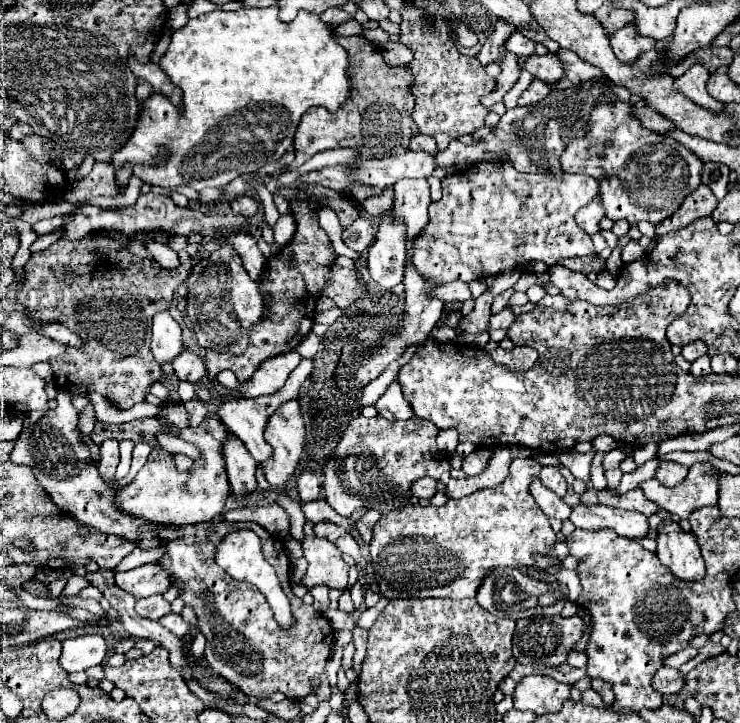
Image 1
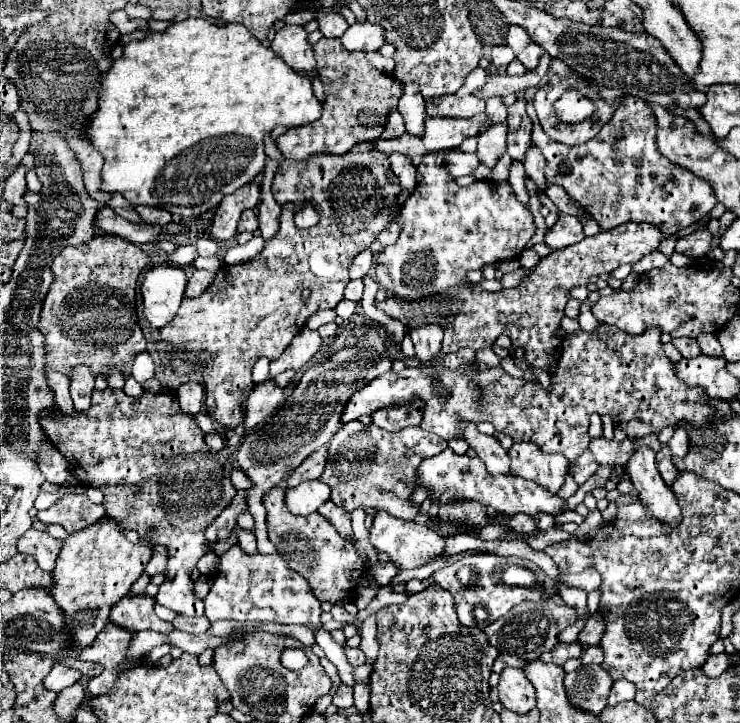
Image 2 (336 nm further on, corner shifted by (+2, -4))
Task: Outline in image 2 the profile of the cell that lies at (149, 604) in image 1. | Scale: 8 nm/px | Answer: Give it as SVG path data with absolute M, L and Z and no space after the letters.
M178 615L174 619L174 627L178 631L186 631L186 633L206 633L210 629L210 621L206 617L184 617Z

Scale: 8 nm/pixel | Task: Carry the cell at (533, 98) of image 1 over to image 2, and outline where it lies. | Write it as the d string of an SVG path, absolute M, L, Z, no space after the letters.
M532 147L532 149L526 153L524 169L526 169L528 179L532 179L540 191L544 191L544 189L548 187L548 181L546 181L546 177L544 177L544 159L542 159L542 153L540 153L536 147Z

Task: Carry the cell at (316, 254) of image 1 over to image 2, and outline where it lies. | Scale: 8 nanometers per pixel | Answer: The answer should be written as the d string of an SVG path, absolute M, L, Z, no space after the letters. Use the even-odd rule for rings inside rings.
M372 141L356 143L354 149L350 149L350 151L344 153L344 155L326 155L326 153L320 153L320 155L310 155L310 157L304 159L304 161L290 161L290 159L284 159L284 161L280 163L280 167L278 167L278 171L276 171L276 177L274 177L274 181L272 181L274 199L282 205L280 231L278 231L270 241L264 243L262 253L260 253L258 257L254 257L252 261L240 263L240 265L226 265L226 267L222 267L222 269L216 273L212 285L210 285L200 297L196 297L196 299L184 299L182 305L180 305L180 309L178 309L178 313L174 315L174 319L172 319L168 325L164 325L164 327L160 329L162 339L168 341L168 343L172 343L176 349L188 351L188 353L192 353L192 355L198 355L198 351L206 351L206 353L210 355L210 359L212 359L212 361L210 361L210 367L206 367L206 371L202 373L202 375L204 375L204 391L206 391L206 411L208 411L208 415L214 417L216 423L220 423L220 429L230 429L230 427L236 427L238 423L244 421L246 407L242 407L242 405L246 403L246 395L250 395L250 391L252 391L252 387L254 387L254 383L252 383L252 367L254 367L254 363L256 363L260 357L278 359L278 357L284 353L284 349L290 345L290 341L296 337L296 333L304 327L306 319L308 319L312 313L316 313L316 311L320 311L320 309L334 309L334 307L344 299L344 287L346 287L348 281L350 281L350 277L348 277L348 267L350 267L352 259L354 259L362 249L368 249L368 247L376 241L376 237L396 219L398 209L400 209L396 199L398 199L400 191L402 191L402 187L400 187L398 177L396 177L394 171L390 169L390 159L388 159L384 153L376 151L376 147L374 147ZM306 201L310 201L310 203L314 205L314 209L318 211L320 219L318 219L318 223L316 223L314 227L310 227L310 229L300 229L300 227L296 227L296 223L294 223L294 215L296 215L298 209L302 209L302 205L304 205ZM306 289L310 291L310 295L308 295L308 299L302 299L302 291L306 291Z

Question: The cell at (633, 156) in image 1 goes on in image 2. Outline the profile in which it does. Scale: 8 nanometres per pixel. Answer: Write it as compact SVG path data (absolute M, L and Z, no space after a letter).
M526 91L526 109L534 123L532 143L542 151L546 159L546 179L552 185L562 187L574 201L578 201L600 225L602 231L610 231L616 225L636 221L658 227L666 237L680 229L702 221L716 205L716 195L710 183L686 171L680 165L672 165L658 153L654 143L654 117L644 99L632 97L626 107L618 107L614 117L600 129L600 133L584 145L566 147L554 143L540 127L534 115L532 91Z

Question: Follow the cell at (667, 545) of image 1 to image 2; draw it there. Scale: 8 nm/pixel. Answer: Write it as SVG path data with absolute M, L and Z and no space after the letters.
M638 447L628 459L624 471L630 475L630 481L638 489L638 499L646 503L650 515L662 519L662 523L678 523L682 517L674 493L664 483L656 469L654 451L650 447Z

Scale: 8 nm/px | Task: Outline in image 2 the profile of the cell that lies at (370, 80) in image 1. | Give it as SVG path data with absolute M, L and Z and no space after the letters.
M322 37L314 47L314 57L318 61L320 79L324 83L326 99L320 119L314 123L288 129L284 135L276 139L278 151L286 159L302 161L314 153L330 153L330 155L344 155L356 143L374 141L380 137L388 111L394 111L398 99L402 95L402 83L382 71L374 69L366 53L362 51L346 51L340 45L340 39L326 39Z

